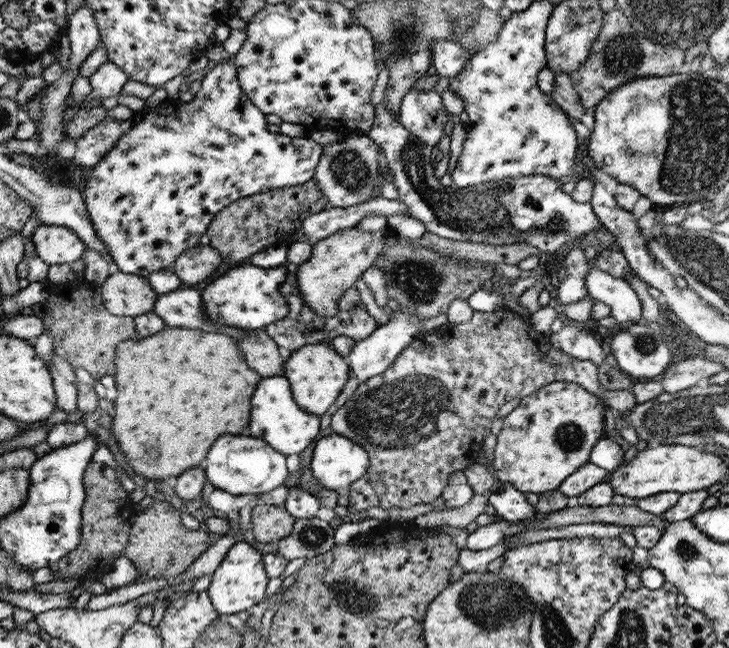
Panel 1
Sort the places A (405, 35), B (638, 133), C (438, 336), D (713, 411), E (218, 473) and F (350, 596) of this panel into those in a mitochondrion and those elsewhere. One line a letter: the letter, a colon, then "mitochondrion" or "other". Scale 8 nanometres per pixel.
A: mitochondrion
B: other
C: other
D: mitochondrion
E: other
F: mitochondrion

